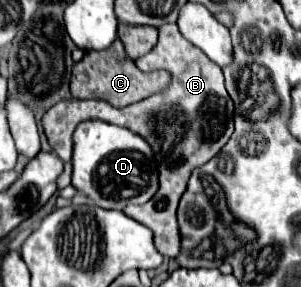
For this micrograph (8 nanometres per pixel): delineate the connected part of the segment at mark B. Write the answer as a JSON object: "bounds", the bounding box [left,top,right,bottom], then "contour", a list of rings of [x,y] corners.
{"bounds":[43,24,233,258],"contour":[[[163,24],[159,28],[159,40],[151,52],[141,56],[137,68],[143,70],[169,70],[171,82],[161,94],[153,94],[137,104],[129,104],[125,108],[113,108],[101,100],[61,100],[53,108],[43,114],[43,130],[51,150],[67,164],[71,160],[71,136],[79,122],[83,120],[103,120],[115,126],[125,126],[131,132],[137,132],[147,144],[151,144],[153,152],[157,152],[157,166],[159,166],[159,190],[143,206],[129,206],[123,212],[145,224],[153,232],[155,248],[169,258],[175,258],[181,250],[181,236],[177,228],[177,204],[181,194],[187,188],[187,180],[193,168],[211,160],[231,138],[233,134],[233,100],[229,98],[223,72],[213,64],[199,48],[189,44],[177,24]]]}

